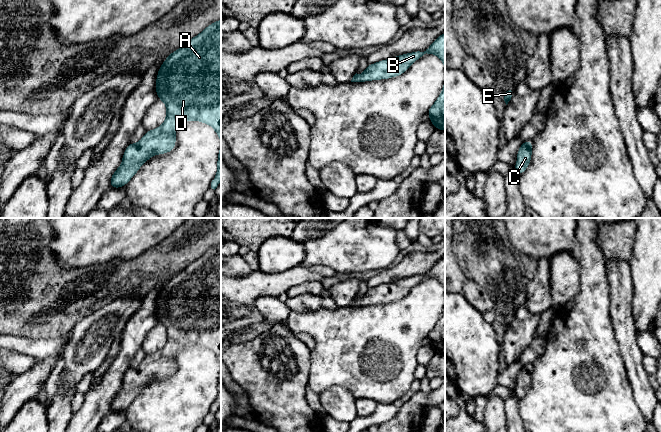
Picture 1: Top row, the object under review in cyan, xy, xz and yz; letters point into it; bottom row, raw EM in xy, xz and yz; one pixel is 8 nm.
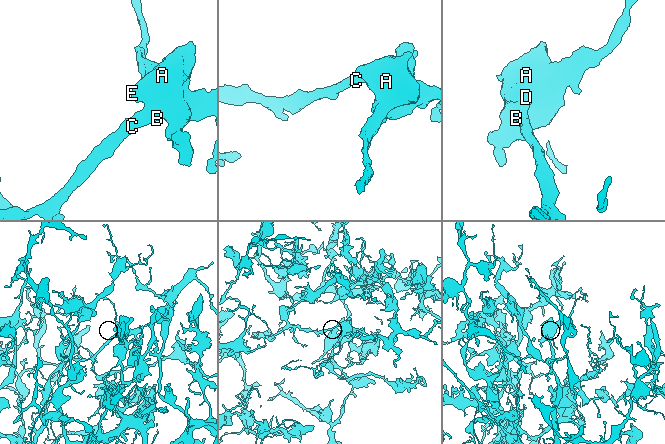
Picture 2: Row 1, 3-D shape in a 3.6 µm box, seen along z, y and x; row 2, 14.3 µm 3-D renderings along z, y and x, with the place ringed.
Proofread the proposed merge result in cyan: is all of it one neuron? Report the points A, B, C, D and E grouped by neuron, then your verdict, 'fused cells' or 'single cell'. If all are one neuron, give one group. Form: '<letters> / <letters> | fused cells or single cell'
A B C D E | single cell

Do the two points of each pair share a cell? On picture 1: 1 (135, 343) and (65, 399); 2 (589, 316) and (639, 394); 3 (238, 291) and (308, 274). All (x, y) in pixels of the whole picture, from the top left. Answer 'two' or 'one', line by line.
1: two
2: two
3: one

